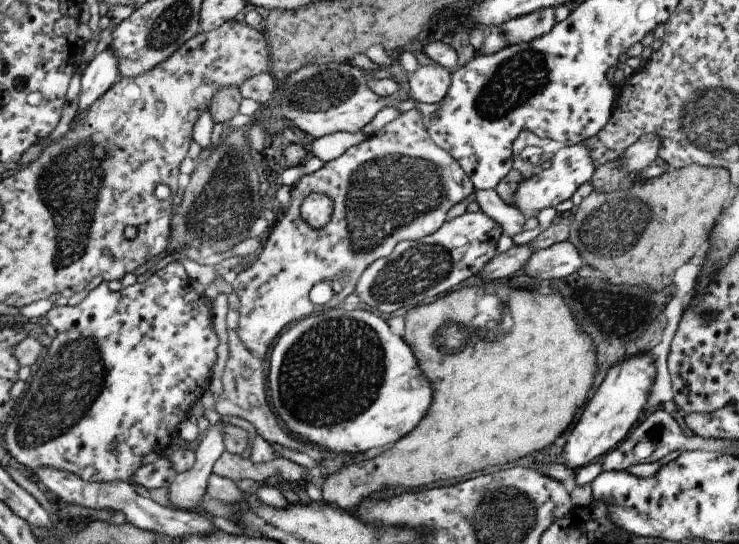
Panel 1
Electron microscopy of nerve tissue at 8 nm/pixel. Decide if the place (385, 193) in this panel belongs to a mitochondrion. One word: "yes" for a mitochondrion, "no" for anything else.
yes

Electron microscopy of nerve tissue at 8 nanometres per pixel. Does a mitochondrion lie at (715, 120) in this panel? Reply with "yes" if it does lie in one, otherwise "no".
yes

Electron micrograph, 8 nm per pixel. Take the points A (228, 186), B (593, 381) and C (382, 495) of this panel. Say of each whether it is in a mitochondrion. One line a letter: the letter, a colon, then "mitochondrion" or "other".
A: mitochondrion
B: other
C: other

